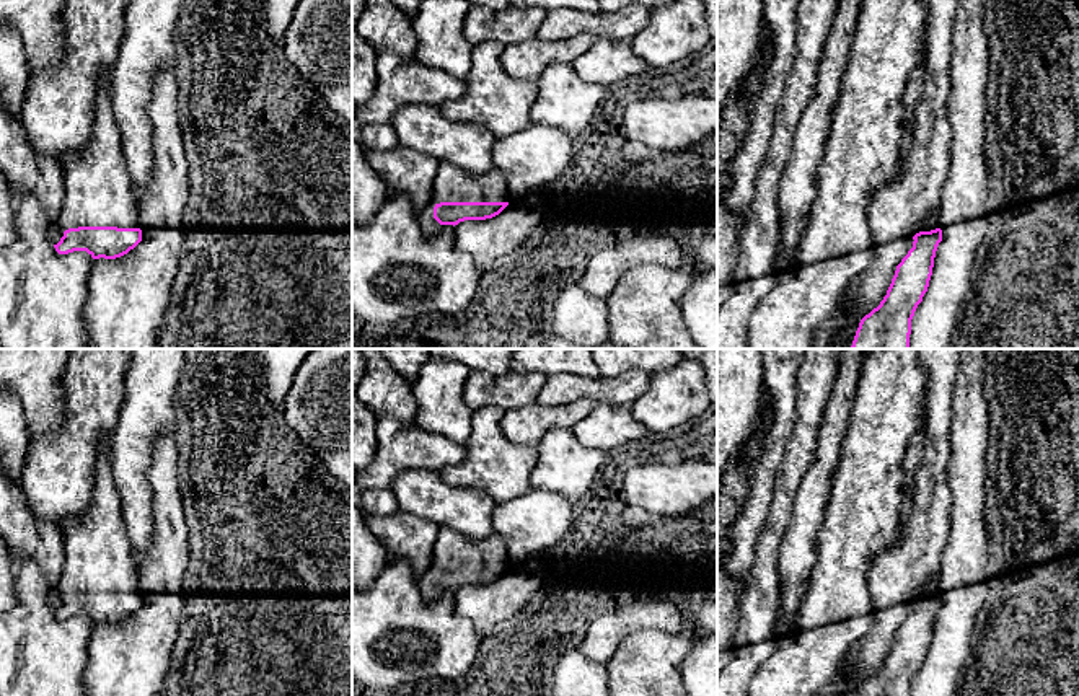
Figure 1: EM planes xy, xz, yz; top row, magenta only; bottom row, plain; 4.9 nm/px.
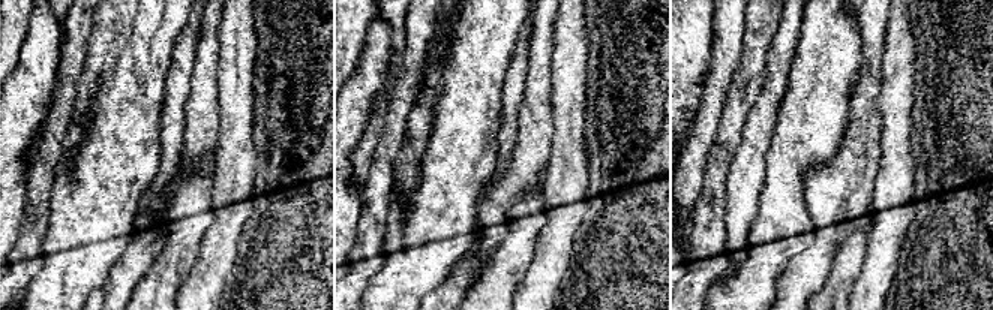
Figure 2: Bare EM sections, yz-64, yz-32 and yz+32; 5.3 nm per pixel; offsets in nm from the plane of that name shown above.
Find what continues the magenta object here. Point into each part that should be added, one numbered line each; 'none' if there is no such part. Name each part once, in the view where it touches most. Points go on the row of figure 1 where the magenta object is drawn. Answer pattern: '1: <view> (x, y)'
1: xz (452, 185)

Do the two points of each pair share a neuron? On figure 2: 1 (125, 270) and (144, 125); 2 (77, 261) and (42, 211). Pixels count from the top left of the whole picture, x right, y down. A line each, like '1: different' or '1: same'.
1: different
2: different

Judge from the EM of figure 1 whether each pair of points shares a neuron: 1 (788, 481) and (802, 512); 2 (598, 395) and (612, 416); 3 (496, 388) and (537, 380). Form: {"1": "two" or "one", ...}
{"1": "two", "2": "two", "3": "one"}

